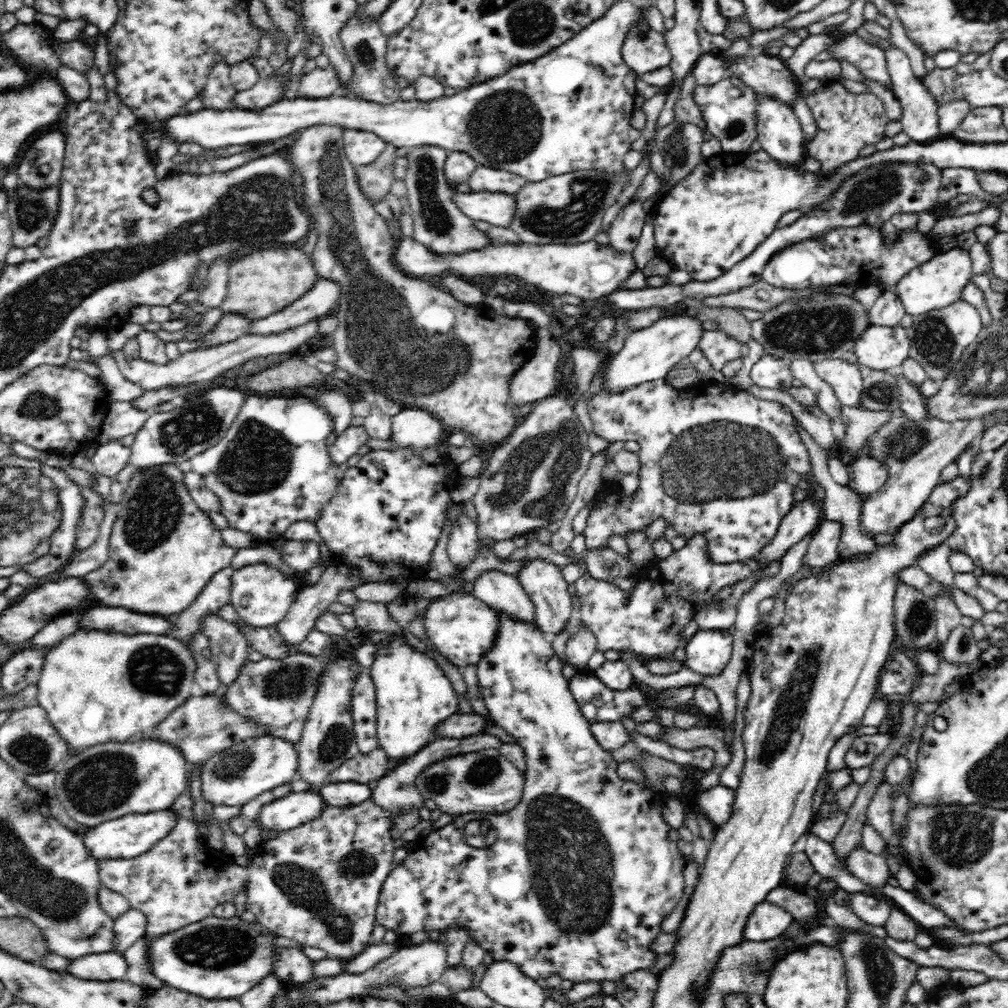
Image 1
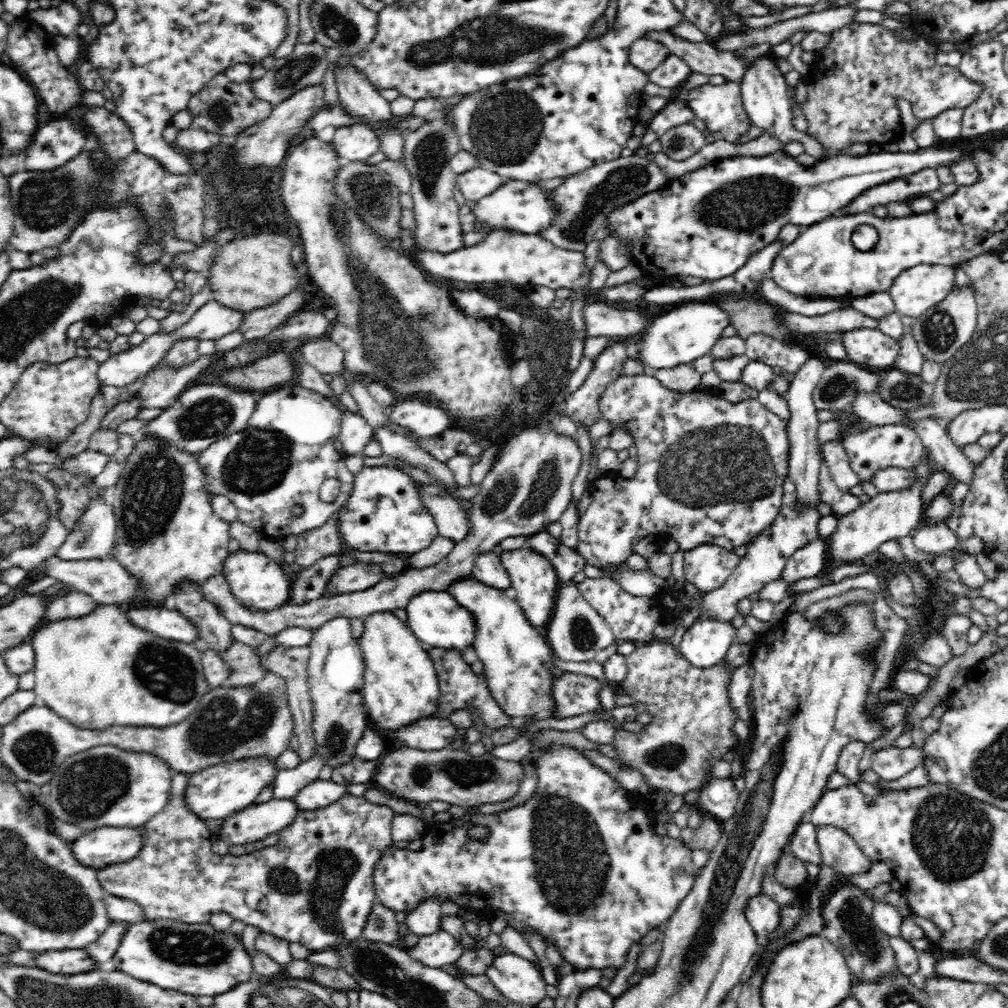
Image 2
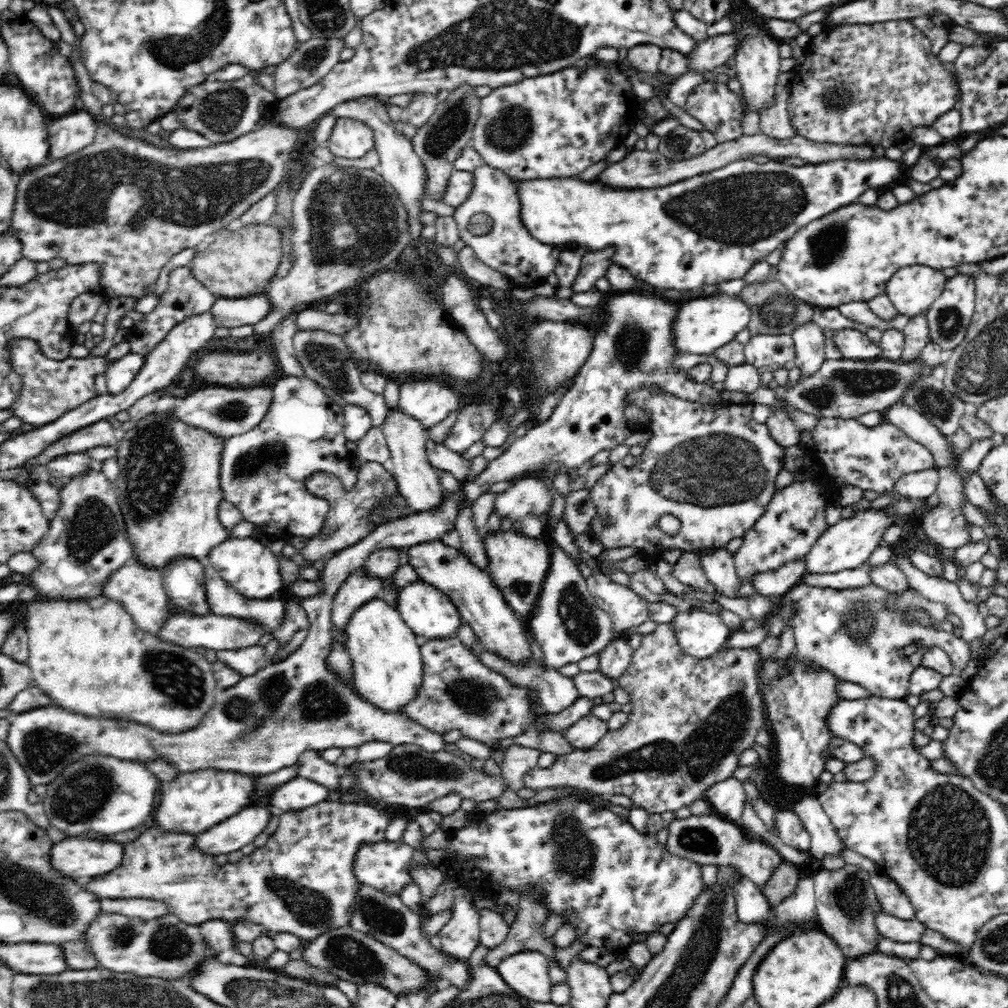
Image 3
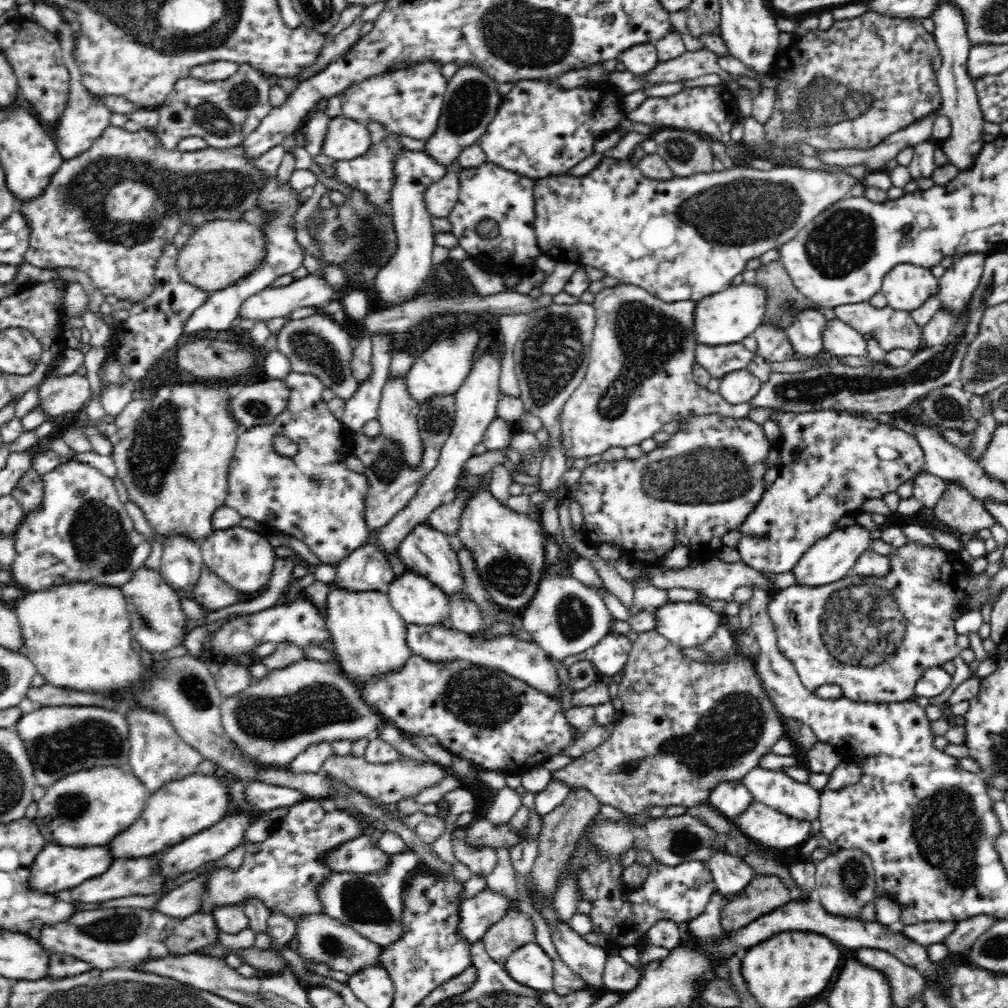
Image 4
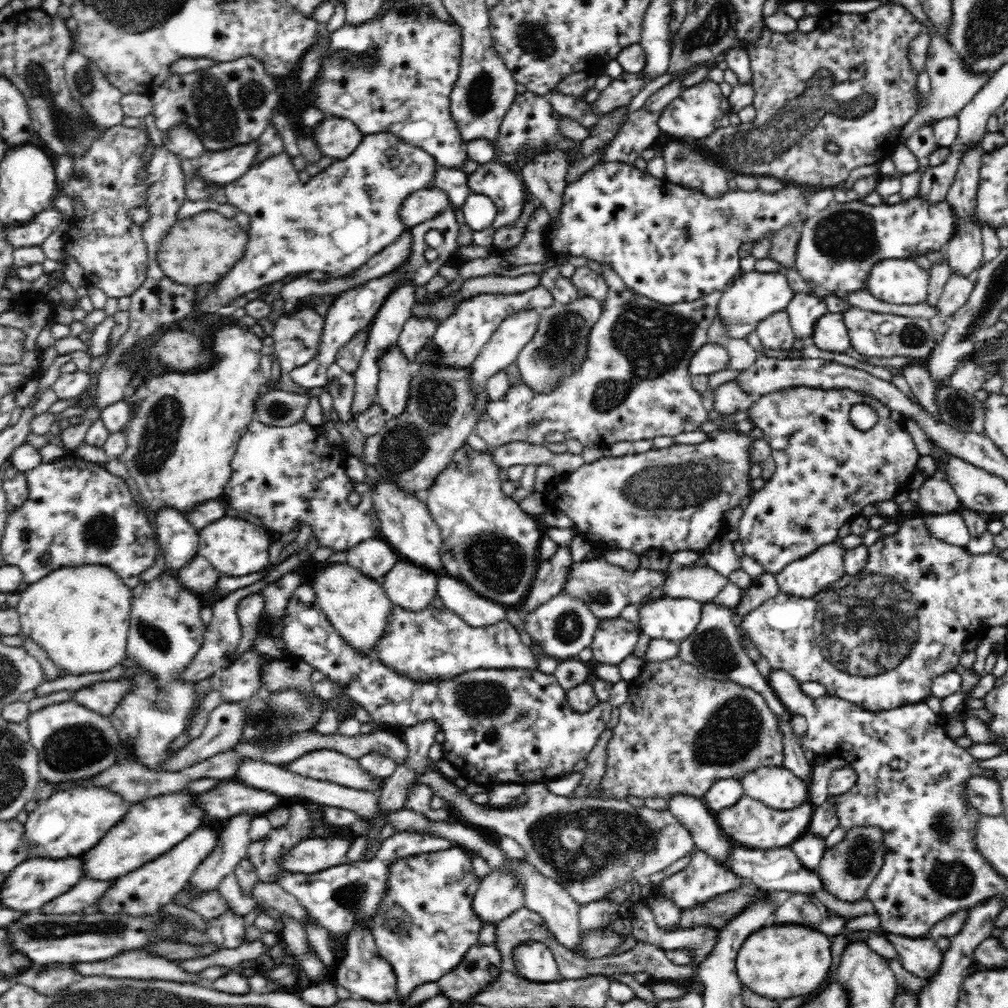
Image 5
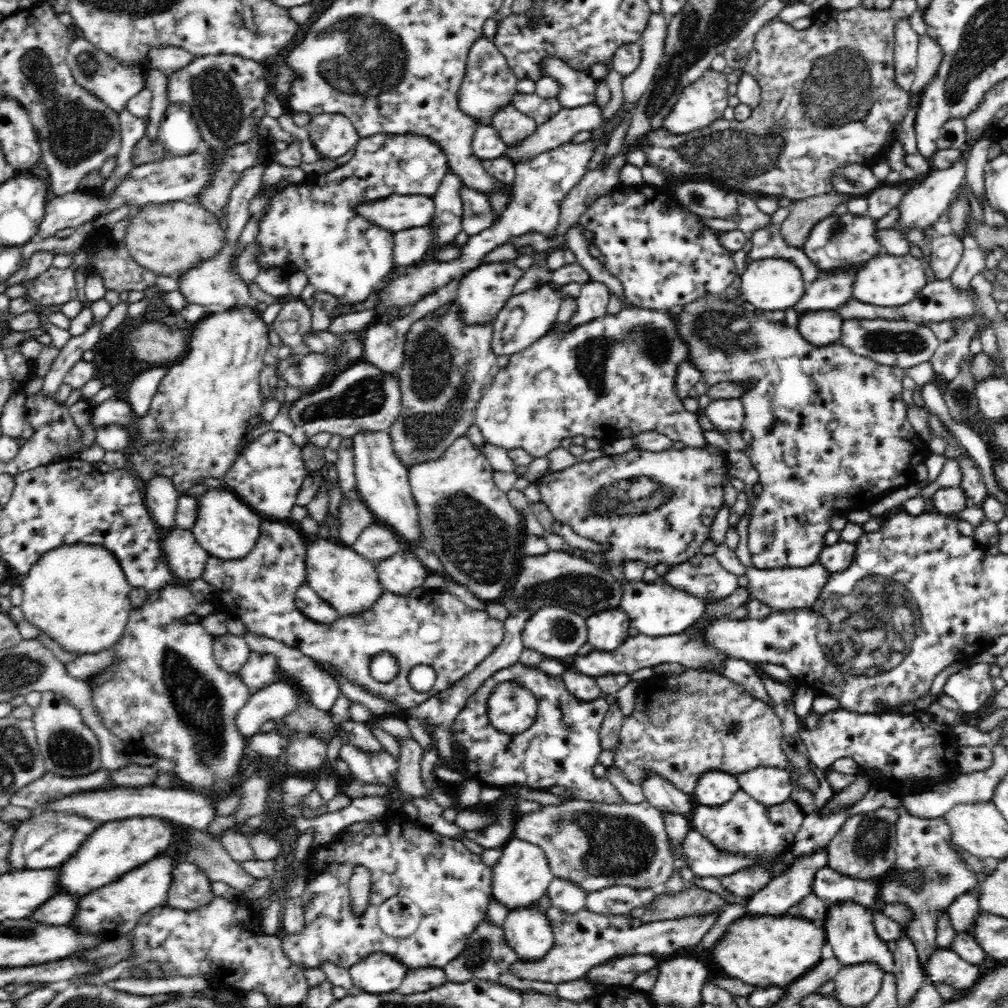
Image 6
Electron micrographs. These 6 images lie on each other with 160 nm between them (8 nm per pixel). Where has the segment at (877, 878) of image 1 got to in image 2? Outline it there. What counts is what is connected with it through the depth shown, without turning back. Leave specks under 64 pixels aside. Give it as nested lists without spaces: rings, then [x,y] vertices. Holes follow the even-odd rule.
[[[822,824],[815,826],[814,833],[820,851],[820,867],[832,867],[841,874],[868,873],[872,861],[846,831],[830,824]]]

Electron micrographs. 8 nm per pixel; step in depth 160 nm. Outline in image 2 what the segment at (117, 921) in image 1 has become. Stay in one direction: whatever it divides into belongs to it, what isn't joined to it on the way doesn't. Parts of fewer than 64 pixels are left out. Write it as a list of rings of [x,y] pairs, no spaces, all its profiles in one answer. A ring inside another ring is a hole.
[[[111,922],[109,927],[97,938],[96,942],[84,948],[84,951],[88,953],[88,957],[94,961],[96,968],[106,972],[115,970],[111,959],[118,950],[118,944],[120,944],[120,940],[122,940],[122,936],[126,932],[126,926],[128,926],[128,923]]]

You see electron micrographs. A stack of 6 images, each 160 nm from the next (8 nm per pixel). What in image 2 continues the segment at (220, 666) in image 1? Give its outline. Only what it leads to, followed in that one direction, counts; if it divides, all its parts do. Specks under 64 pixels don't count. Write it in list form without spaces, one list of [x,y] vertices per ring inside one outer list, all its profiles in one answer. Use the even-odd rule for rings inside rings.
[[[183,581],[178,584],[174,592],[166,600],[162,600],[160,606],[181,612],[198,627],[200,637],[216,653],[226,651],[235,641],[231,632],[232,624],[205,597],[198,583]]]

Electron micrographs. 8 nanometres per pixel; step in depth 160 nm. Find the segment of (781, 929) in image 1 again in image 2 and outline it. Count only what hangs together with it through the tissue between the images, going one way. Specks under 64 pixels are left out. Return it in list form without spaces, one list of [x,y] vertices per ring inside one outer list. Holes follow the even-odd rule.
[[[764,893],[756,894],[746,902],[744,915],[757,936],[764,940],[778,926],[779,904]]]

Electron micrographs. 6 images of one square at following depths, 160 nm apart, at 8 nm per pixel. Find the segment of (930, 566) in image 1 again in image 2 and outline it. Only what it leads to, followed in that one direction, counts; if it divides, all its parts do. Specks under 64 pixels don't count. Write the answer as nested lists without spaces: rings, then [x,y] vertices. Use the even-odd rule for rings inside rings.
[[[944,521],[926,522],[913,536],[918,550],[932,555],[942,555],[945,551],[956,550],[959,546],[958,535]]]

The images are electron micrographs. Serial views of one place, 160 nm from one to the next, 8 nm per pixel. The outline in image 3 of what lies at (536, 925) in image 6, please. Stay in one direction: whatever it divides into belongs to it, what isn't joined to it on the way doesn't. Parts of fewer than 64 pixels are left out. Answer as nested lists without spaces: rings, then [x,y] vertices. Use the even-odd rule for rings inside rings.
[[[522,950],[506,956],[497,966],[502,979],[518,995],[536,1002],[551,1000],[549,960],[537,950]]]

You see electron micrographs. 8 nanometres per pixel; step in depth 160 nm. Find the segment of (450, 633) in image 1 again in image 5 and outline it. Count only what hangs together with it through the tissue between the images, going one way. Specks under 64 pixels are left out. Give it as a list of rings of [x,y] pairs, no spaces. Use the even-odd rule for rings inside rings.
[[[400,558],[383,577],[381,584],[394,605],[410,610],[422,610],[434,600],[437,576]]]

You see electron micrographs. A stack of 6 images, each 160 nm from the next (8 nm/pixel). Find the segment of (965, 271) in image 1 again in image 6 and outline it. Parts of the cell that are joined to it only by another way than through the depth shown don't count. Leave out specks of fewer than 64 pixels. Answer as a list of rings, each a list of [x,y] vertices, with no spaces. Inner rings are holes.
[[[884,254],[872,257],[866,264],[858,268],[853,282],[853,298],[859,302],[875,306],[903,306],[918,296],[926,284],[924,263],[910,254],[894,256]]]

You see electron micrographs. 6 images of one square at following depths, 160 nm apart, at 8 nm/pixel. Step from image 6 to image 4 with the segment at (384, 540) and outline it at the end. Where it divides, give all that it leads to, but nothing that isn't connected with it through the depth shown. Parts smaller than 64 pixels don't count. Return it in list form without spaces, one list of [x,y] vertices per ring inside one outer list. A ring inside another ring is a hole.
[[[366,544],[354,550],[336,565],[336,585],[358,591],[387,593],[396,577],[385,552],[379,546]]]

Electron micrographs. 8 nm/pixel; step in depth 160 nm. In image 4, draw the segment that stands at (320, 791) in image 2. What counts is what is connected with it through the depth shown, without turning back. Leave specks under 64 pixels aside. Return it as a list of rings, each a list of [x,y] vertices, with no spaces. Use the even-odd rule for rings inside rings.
[[[251,782],[246,783],[244,801],[250,809],[268,812],[276,808],[292,806],[304,801],[304,797],[302,793],[290,788],[281,788],[264,782]]]

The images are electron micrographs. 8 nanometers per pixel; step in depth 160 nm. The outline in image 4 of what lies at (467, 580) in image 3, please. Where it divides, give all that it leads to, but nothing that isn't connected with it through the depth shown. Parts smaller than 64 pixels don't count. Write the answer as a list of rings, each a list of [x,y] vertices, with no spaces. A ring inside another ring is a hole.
[[[427,523],[415,525],[413,530],[402,538],[397,547],[398,556],[402,559],[406,570],[420,574],[437,585],[447,595],[464,590],[464,580],[460,572],[460,564],[456,552],[452,550],[449,542],[450,536],[435,530]]]

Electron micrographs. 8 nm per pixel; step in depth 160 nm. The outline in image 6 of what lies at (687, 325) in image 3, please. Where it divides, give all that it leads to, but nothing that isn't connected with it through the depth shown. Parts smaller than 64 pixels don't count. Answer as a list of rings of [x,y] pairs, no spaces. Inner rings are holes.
[[[762,258],[747,264],[741,274],[742,299],[754,306],[760,313],[770,310],[794,308],[802,300],[805,291],[805,278],[802,271],[785,258]]]

